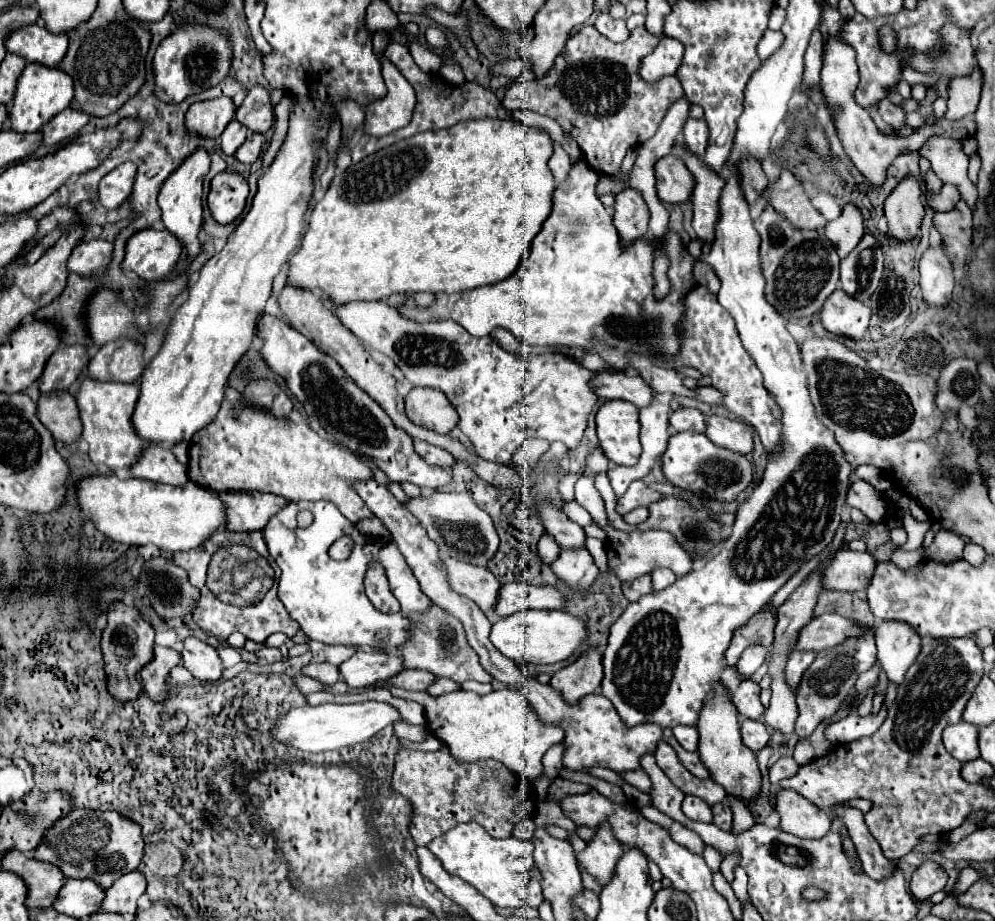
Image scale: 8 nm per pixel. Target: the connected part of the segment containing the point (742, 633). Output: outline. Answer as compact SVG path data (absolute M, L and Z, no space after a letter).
M767 604L755 616L751 616L751 620L747 620L747 624L743 624L739 630L735 630L731 646L725 652L727 664L735 666L739 656L743 654L743 650L751 644L761 644L765 648L771 648L775 622L777 622L777 610L771 604Z

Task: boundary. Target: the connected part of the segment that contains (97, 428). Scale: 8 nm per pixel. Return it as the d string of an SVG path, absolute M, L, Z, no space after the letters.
M85 376L79 382L81 384L75 394L75 402L79 406L79 418L83 422L81 438L87 440L89 444L89 458L95 464L105 464L109 470L129 468L137 460L145 444L135 434L131 424L131 414L139 398L141 379L139 378L136 384L125 384L125 382L99 382Z

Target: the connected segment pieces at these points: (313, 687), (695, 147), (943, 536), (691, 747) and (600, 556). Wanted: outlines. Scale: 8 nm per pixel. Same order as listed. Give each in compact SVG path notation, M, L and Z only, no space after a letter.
M303 674L295 676L295 678L293 678L293 682L297 684L297 688L299 688L303 694L323 690L323 684L321 684L321 682L317 682L317 680L313 680L313 678L307 678L307 676L303 676Z
M687 118L685 126L683 126L683 132L681 132L683 146L685 146L689 152L693 152L695 156L703 158L705 148L707 148L707 138L709 138L707 122L705 122L705 120Z
M939 530L933 544L925 548L923 560L933 560L933 562L955 562L961 558L965 548L965 542L955 536L953 532Z
M679 726L679 728L673 728L673 734L675 734L677 742L679 742L685 750L695 752L695 750L698 749L699 734L695 728L683 728L683 726Z
M587 536L585 547L593 556L600 572L605 572L607 570L607 550L605 550L605 543L599 539Z

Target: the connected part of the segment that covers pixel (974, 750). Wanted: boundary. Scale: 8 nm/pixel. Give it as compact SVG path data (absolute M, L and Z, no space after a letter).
M967 722L947 726L943 732L943 744L947 752L959 762L969 762L973 758L979 758L977 740L979 740L979 728Z

